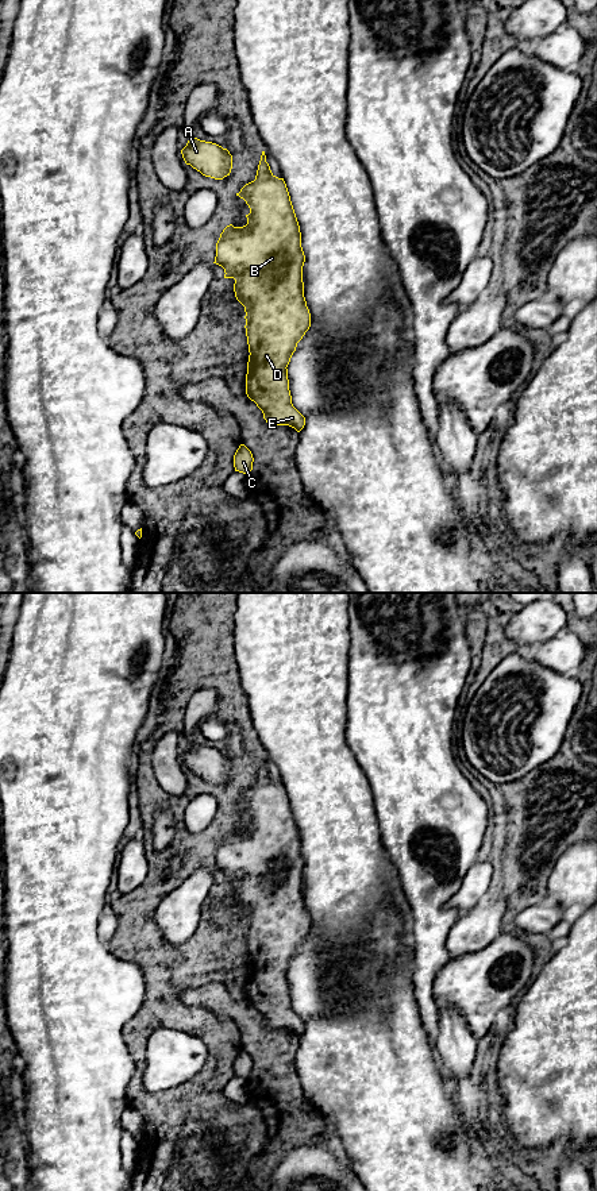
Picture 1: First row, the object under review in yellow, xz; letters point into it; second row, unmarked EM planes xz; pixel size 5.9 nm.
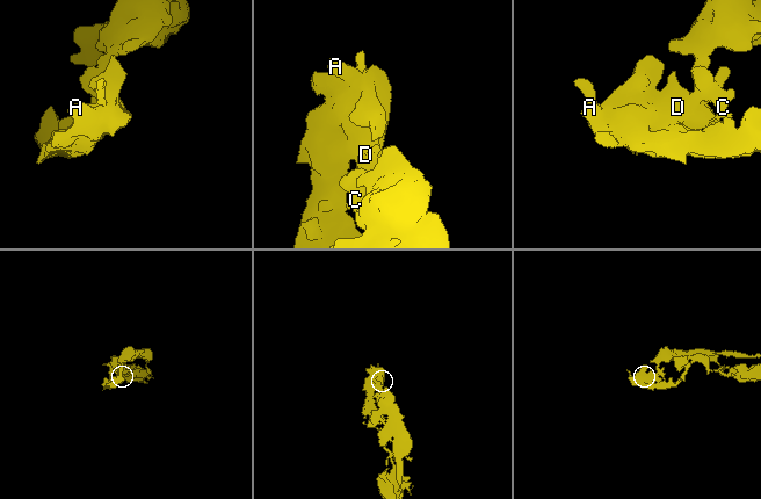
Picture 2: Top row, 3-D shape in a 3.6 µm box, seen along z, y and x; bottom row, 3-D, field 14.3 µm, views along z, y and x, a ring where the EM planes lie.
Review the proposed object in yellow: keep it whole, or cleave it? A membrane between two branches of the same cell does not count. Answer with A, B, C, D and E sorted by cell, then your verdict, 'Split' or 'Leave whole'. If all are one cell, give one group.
Groups: A B C D E. Leave whole

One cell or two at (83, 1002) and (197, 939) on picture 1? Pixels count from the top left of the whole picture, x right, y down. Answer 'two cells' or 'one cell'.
two cells

